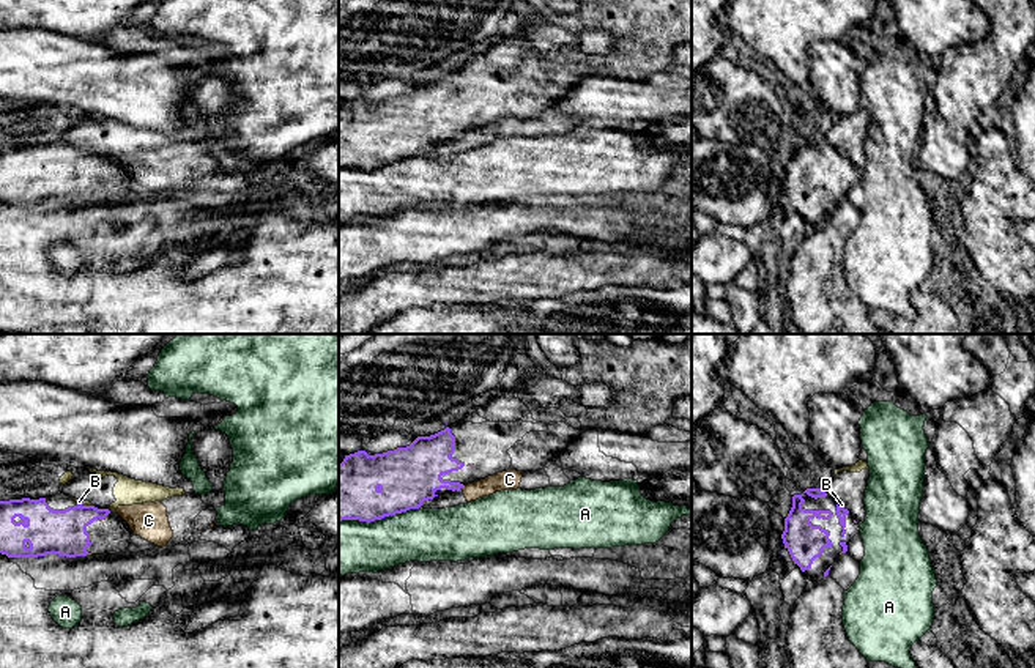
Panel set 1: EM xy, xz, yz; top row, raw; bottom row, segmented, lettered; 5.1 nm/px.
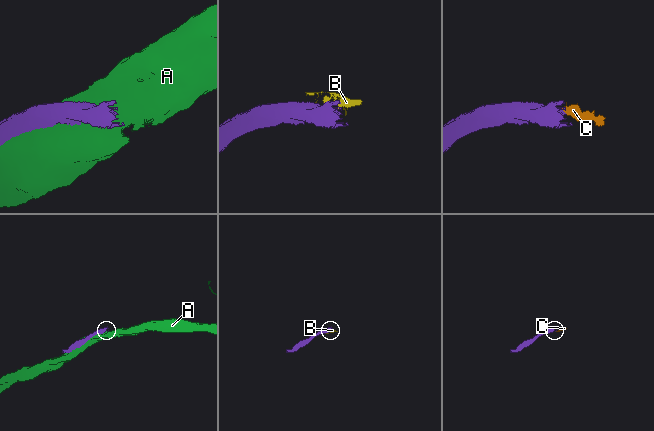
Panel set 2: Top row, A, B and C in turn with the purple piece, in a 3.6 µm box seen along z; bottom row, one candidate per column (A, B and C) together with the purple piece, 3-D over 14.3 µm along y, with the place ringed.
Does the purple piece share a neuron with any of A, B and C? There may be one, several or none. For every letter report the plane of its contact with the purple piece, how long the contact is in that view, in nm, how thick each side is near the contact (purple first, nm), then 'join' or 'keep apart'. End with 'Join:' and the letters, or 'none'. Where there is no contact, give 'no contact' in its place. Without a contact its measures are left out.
A: xz | 420 nm | 300/280 nm | keep apart
B: xy | 80 nm | 240/30 nm | keep apart
C: no contact | keep apart
Join: none

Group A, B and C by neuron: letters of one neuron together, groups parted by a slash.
A / B C

